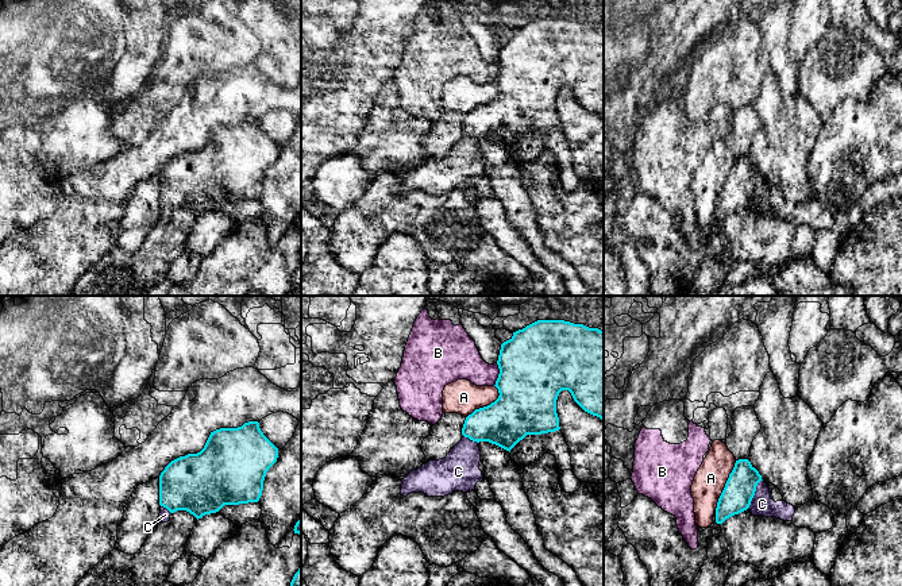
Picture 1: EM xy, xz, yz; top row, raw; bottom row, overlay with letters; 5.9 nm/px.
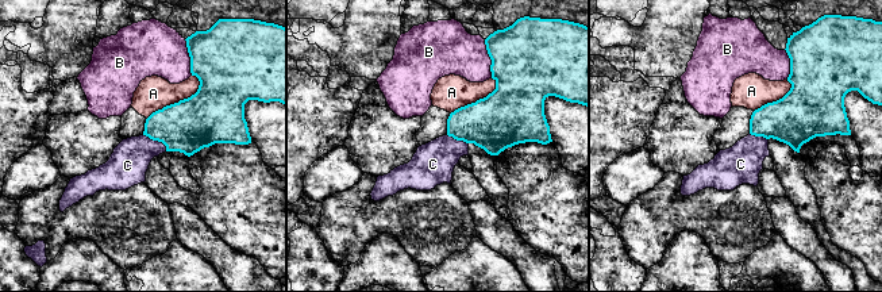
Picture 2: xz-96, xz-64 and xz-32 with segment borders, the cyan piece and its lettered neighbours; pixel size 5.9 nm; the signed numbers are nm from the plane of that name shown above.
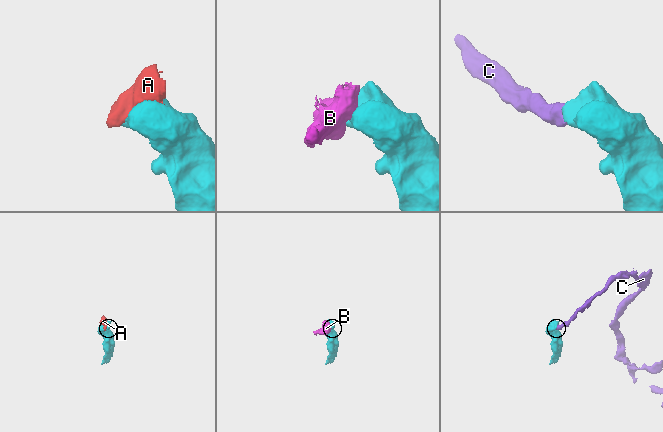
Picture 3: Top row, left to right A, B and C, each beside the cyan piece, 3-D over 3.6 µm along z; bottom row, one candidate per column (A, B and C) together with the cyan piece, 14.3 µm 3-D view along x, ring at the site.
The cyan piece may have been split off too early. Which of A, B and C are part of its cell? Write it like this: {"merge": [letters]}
{"merge": ["C"]}

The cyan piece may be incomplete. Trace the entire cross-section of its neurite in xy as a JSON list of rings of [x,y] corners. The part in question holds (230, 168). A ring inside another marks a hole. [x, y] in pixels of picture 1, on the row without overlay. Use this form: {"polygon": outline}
{"polygon": [[[258,119],[244,120],[238,126],[220,126],[211,130],[204,146],[197,151],[188,151],[171,158],[159,173],[159,219],[167,220],[170,212],[186,208],[197,217],[205,212],[219,209],[224,203],[258,200],[263,178],[269,166],[277,159],[278,146],[263,132]]]}

